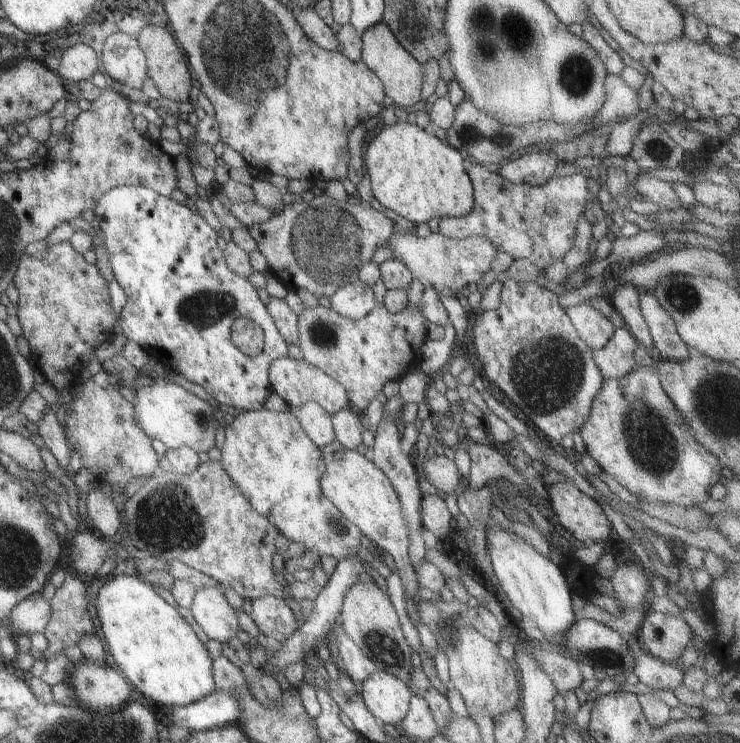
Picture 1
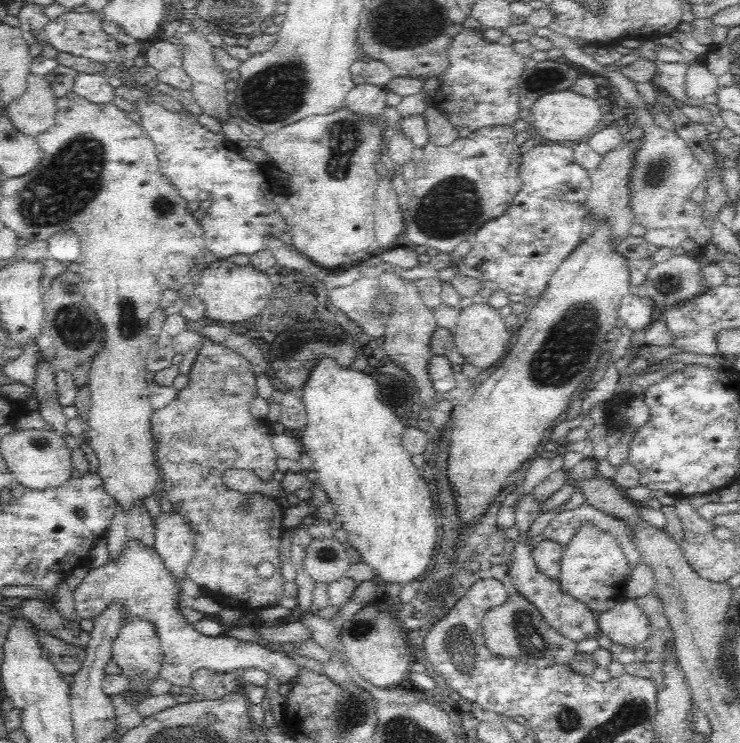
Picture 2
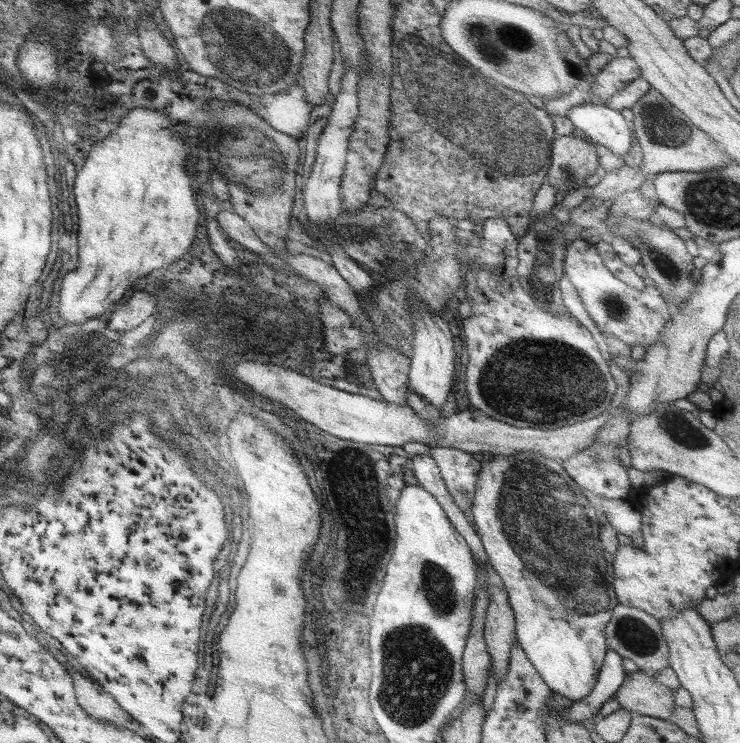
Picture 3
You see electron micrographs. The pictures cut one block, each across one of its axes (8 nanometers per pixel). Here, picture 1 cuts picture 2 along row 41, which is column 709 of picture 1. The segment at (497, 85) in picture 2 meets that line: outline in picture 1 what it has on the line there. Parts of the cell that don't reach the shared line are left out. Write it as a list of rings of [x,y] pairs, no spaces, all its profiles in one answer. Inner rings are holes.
[[[634,366],[634,368],[624,376],[613,379],[603,379],[602,386],[599,388],[597,395],[593,398],[586,417],[585,423],[579,430],[581,433],[581,439],[585,443],[585,451],[587,455],[591,457],[591,460],[597,464],[601,471],[609,474],[613,478],[614,482],[627,489],[631,495],[640,497],[647,500],[650,503],[674,503],[683,507],[697,507],[697,503],[704,502],[706,498],[707,488],[718,482],[720,471],[722,467],[716,460],[715,456],[712,456],[709,452],[706,452],[697,442],[693,439],[689,428],[685,425],[685,422],[681,419],[680,413],[673,407],[673,404],[669,401],[669,398],[665,395],[665,392],[661,389],[660,379],[656,369],[653,366]]]

